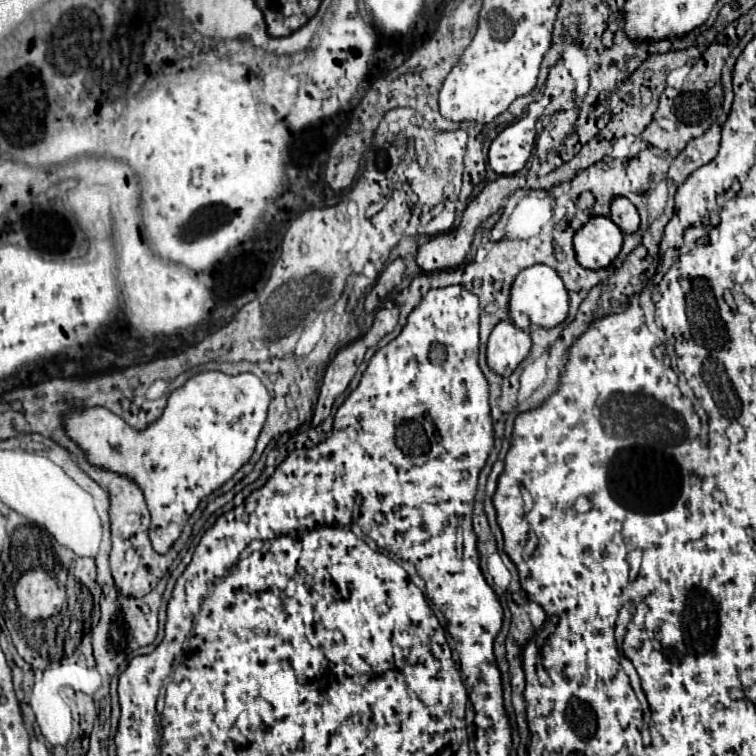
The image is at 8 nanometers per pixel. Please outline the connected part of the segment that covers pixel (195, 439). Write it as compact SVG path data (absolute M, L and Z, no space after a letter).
M204 372L192 376L182 388L174 390L162 416L144 430L134 430L120 416L106 408L80 408L80 412L64 412L64 430L68 436L72 436L72 440L76 440L76 444L80 444L80 448L84 448L84 452L88 452L88 460L92 460L96 468L120 472L120 476L136 480L136 486L144 492L148 510L152 514L152 548L158 554L166 554L180 538L182 528L186 526L190 514L198 508L200 500L228 482L250 460L266 420L268 402L268 390L254 374L228 376L222 372Z

